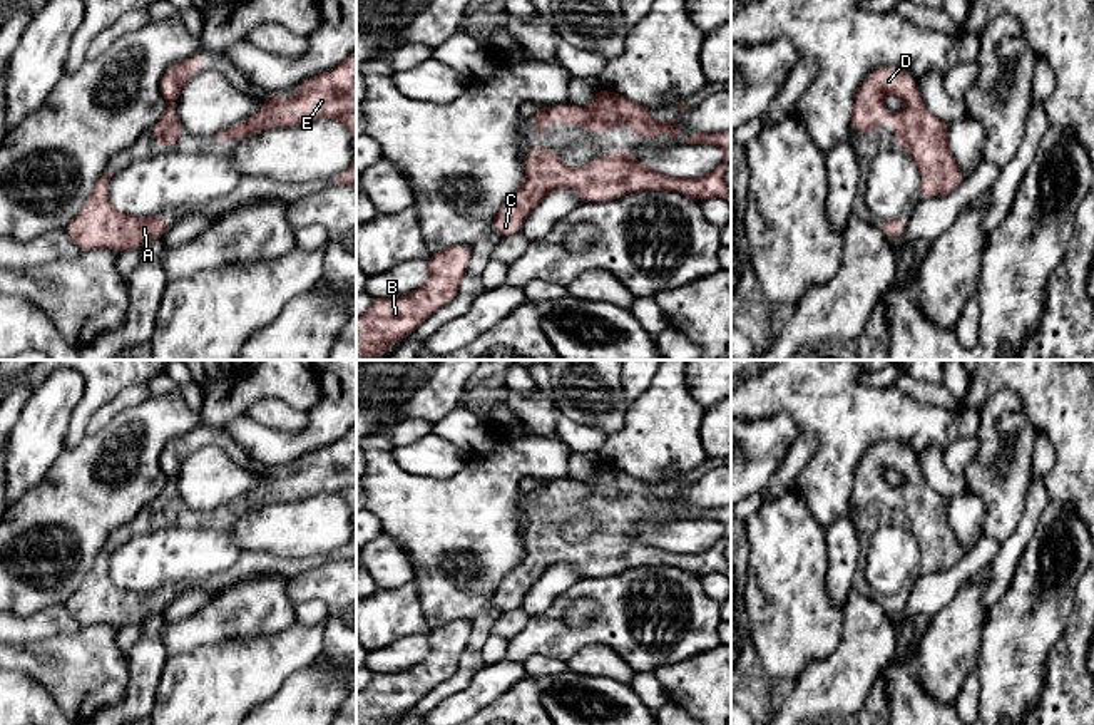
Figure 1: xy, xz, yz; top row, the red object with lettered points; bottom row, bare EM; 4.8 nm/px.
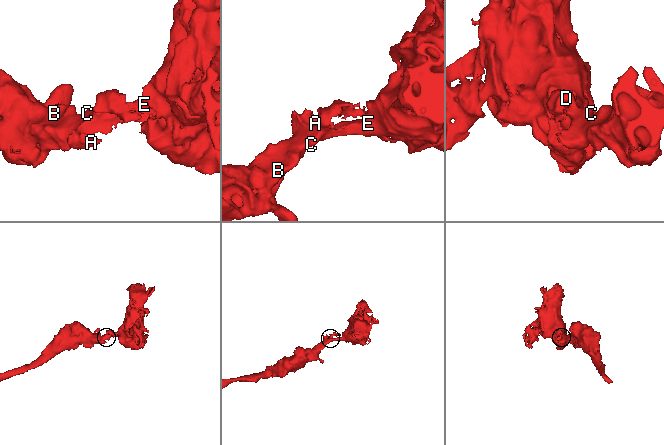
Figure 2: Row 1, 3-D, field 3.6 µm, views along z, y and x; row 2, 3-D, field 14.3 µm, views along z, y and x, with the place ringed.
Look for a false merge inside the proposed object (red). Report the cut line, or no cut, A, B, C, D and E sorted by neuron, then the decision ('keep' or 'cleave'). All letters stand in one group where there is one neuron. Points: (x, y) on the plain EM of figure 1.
no cut | A B C D E | keep

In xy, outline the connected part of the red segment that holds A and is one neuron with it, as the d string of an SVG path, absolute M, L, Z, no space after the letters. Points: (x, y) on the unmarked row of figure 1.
M114 546L100 551L80 588L67 599L65 608L80 626L112 625L137 626L149 614L162 614L171 603L164 589L135 593L117 586L107 568Z

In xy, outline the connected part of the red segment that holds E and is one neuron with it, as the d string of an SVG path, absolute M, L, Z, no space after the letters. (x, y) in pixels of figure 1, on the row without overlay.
M356 424L340 440L301 457L291 476L266 469L259 487L216 512L234 517L266 504L286 504L325 492L338 494L356 516Z

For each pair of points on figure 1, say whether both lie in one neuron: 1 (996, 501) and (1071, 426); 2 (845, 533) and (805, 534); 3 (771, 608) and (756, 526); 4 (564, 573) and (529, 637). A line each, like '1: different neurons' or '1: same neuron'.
1: different neurons
2: different neurons
3: same neuron
4: different neurons

